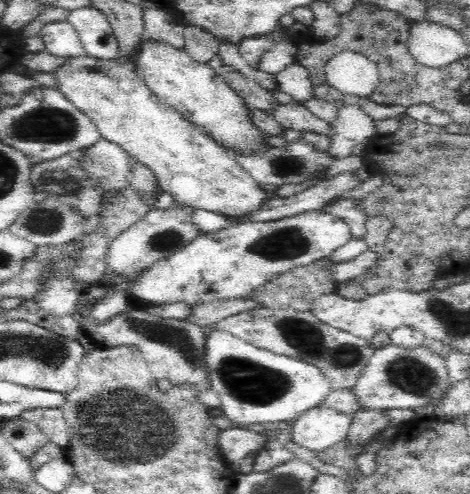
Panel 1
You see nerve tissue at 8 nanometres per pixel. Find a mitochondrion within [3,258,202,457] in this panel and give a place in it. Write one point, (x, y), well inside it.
(179, 339)

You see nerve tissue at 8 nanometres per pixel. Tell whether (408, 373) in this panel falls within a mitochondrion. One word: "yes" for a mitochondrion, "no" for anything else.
yes

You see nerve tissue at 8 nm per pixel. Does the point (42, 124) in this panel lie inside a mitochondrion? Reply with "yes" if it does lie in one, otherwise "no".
yes

